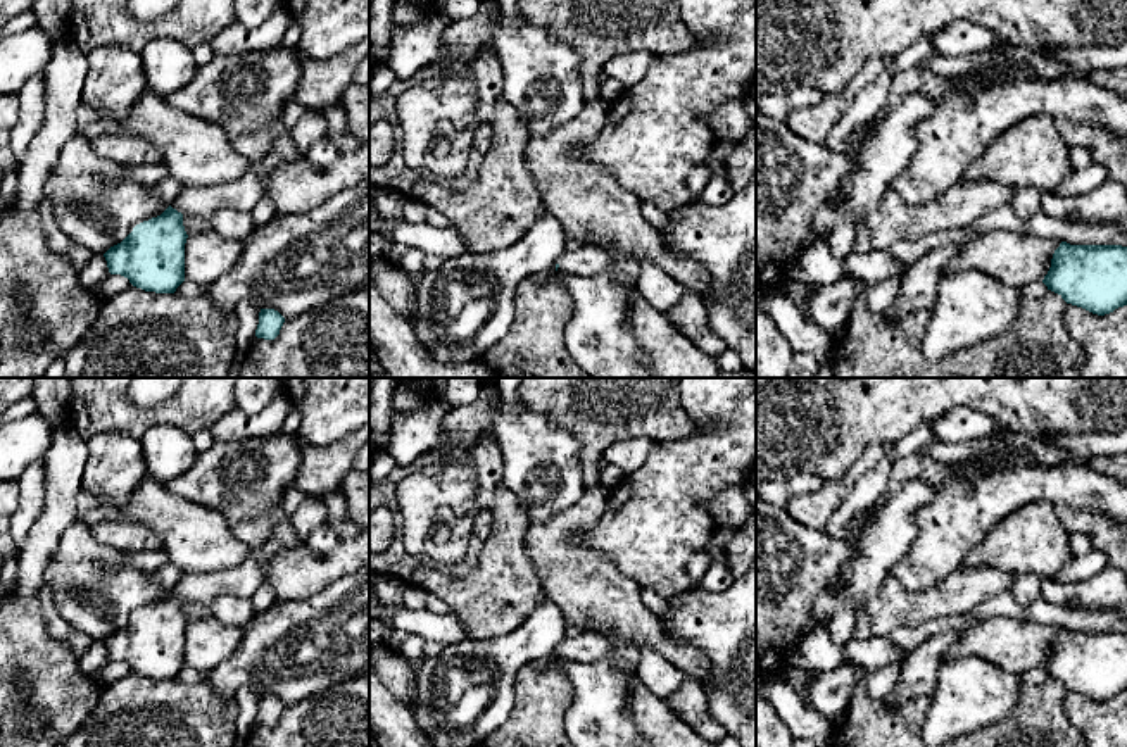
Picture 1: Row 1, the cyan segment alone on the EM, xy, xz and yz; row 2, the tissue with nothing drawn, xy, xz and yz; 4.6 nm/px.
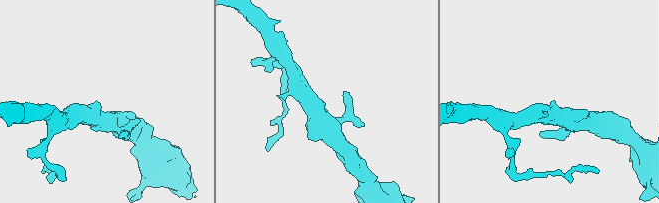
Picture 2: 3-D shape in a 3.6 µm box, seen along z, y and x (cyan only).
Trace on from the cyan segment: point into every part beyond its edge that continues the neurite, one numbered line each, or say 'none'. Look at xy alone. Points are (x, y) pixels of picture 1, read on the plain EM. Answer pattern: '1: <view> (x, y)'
1: xy (244, 580)

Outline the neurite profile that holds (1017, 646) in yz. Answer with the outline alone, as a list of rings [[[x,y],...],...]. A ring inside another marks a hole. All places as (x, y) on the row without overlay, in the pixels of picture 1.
[[[992,618],[968,630],[944,654],[944,661],[979,657],[1004,671],[1023,675],[1042,668],[1061,628],[1018,618]]]

